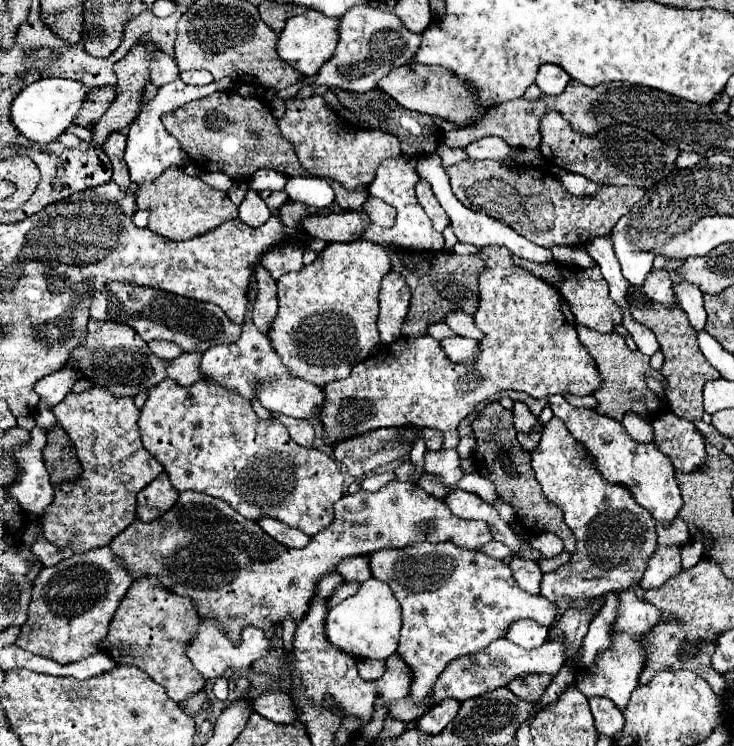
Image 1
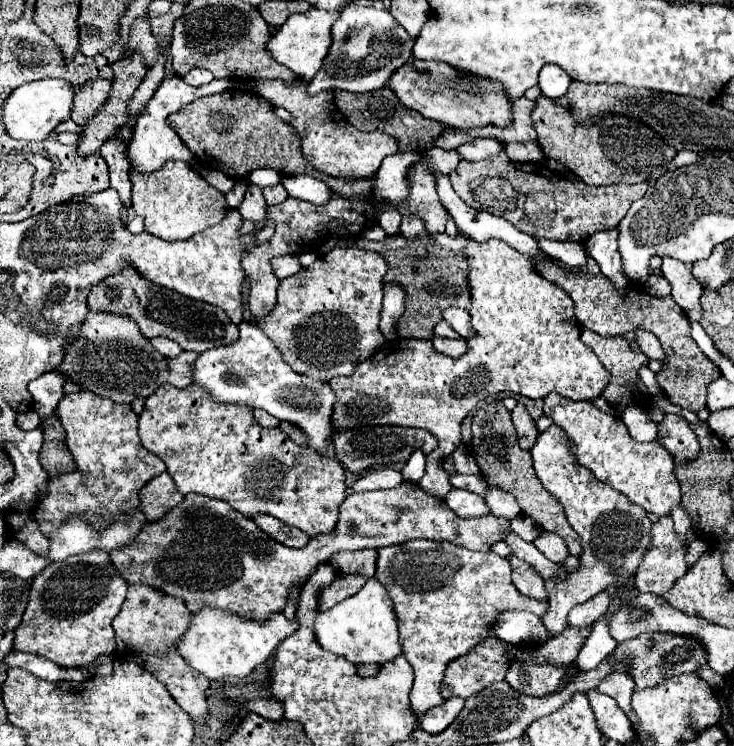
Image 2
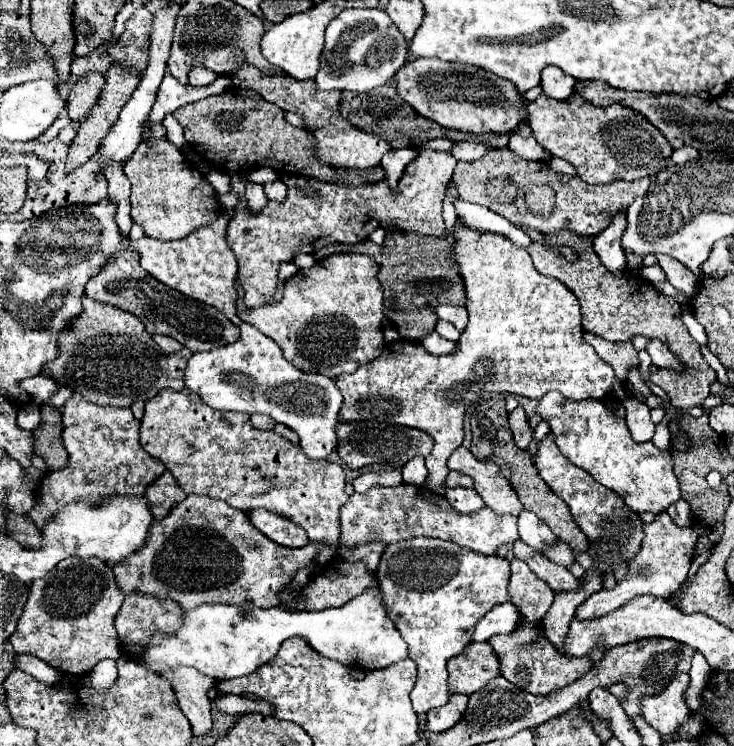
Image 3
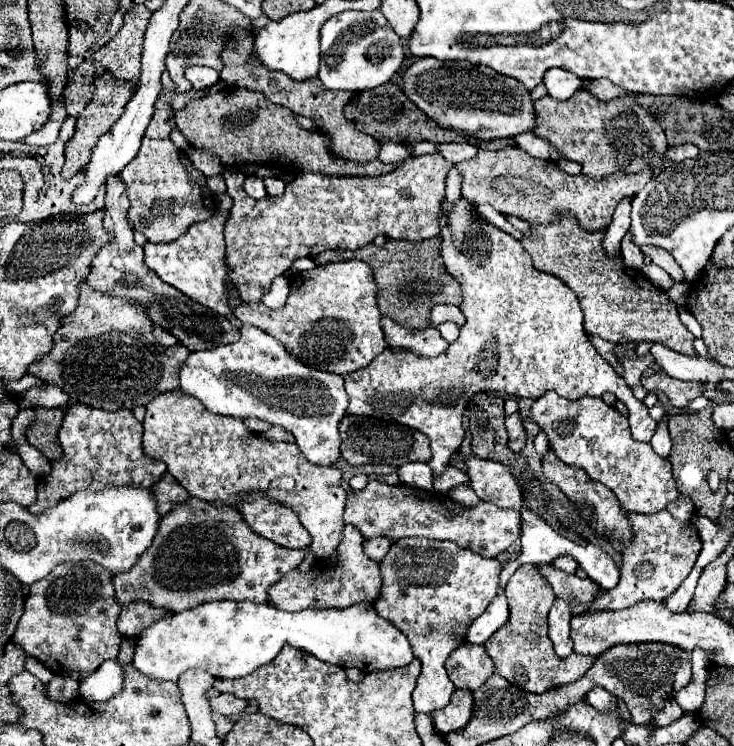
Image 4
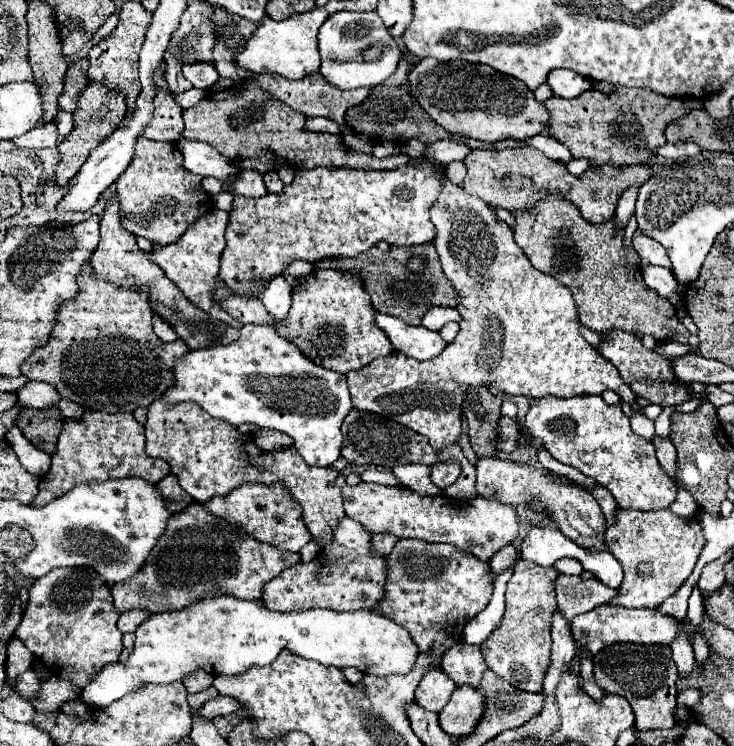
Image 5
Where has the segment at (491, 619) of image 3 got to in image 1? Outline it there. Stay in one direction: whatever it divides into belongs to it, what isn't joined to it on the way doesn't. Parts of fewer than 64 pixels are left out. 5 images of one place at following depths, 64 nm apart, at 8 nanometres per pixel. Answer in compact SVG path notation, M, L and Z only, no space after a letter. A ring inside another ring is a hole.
M525 619L514 622L506 632L506 638L522 648L536 648L547 641L548 633L549 628Z

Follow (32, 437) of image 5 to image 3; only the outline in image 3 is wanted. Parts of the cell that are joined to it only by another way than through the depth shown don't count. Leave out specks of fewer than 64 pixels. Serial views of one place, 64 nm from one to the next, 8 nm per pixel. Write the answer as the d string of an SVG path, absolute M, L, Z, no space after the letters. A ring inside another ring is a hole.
M42 406L40 408L40 426L34 434L34 450L44 458L50 470L60 470L68 464L68 452L62 444L62 414L58 408Z

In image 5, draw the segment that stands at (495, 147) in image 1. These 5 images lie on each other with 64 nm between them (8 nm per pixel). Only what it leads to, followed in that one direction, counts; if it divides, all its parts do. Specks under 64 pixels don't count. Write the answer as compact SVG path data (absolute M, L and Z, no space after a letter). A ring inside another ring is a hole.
M438 140L432 144L426 144L424 158L434 160L438 164L450 164L454 160L464 160L464 156L470 152L468 146L458 144L454 140Z

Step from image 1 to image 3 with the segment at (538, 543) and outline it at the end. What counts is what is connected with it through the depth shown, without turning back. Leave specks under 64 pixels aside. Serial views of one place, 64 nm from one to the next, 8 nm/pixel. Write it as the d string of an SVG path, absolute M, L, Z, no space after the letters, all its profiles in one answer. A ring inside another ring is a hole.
M560 540L560 548L552 548L552 552L548 552L548 556L546 556L546 558L550 558L552 562L556 562L556 564L564 566L566 570L570 570L570 568L572 568L572 564L576 562L576 560L574 560L574 556L572 556L570 546L568 546L566 542L562 542L562 540Z

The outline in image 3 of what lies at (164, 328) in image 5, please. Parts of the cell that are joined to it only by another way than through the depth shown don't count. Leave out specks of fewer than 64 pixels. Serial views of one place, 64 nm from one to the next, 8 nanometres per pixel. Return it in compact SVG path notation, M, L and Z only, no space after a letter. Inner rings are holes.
M154 334L154 342L164 350L164 352L178 352L182 346L180 346L180 342L178 340L174 340L174 338L168 338L168 336L162 336L162 334Z

